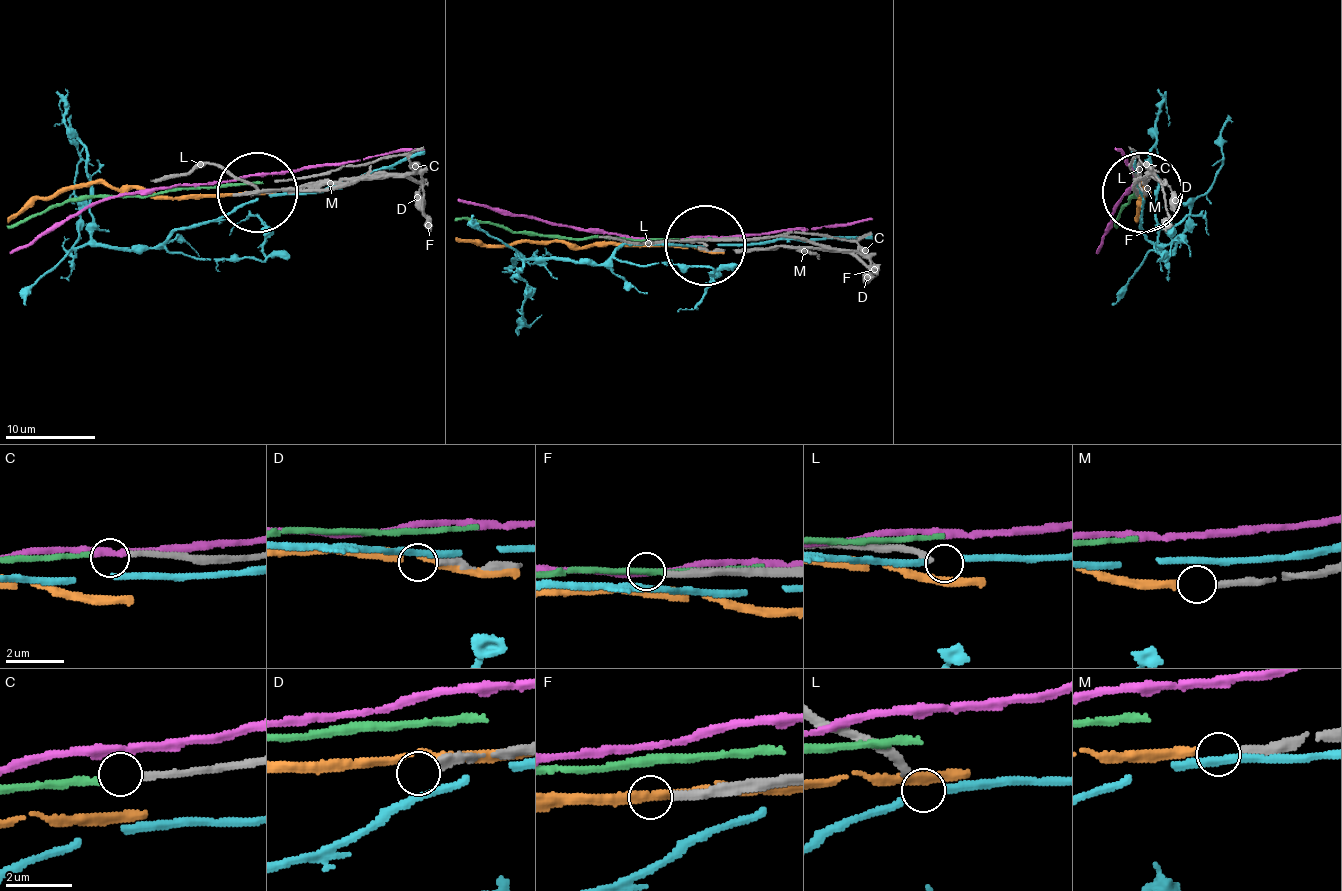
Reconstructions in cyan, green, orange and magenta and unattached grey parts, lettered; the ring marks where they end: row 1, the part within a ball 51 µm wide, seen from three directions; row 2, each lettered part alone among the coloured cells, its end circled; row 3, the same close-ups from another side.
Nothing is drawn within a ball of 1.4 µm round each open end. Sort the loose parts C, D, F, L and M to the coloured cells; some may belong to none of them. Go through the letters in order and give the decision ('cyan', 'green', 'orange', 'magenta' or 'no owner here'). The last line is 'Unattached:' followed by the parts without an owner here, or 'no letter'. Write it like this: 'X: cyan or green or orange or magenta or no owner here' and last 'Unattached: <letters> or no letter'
C: green
D: no owner here
F: no owner here
L: cyan
M: orange
Unattached: D, F

